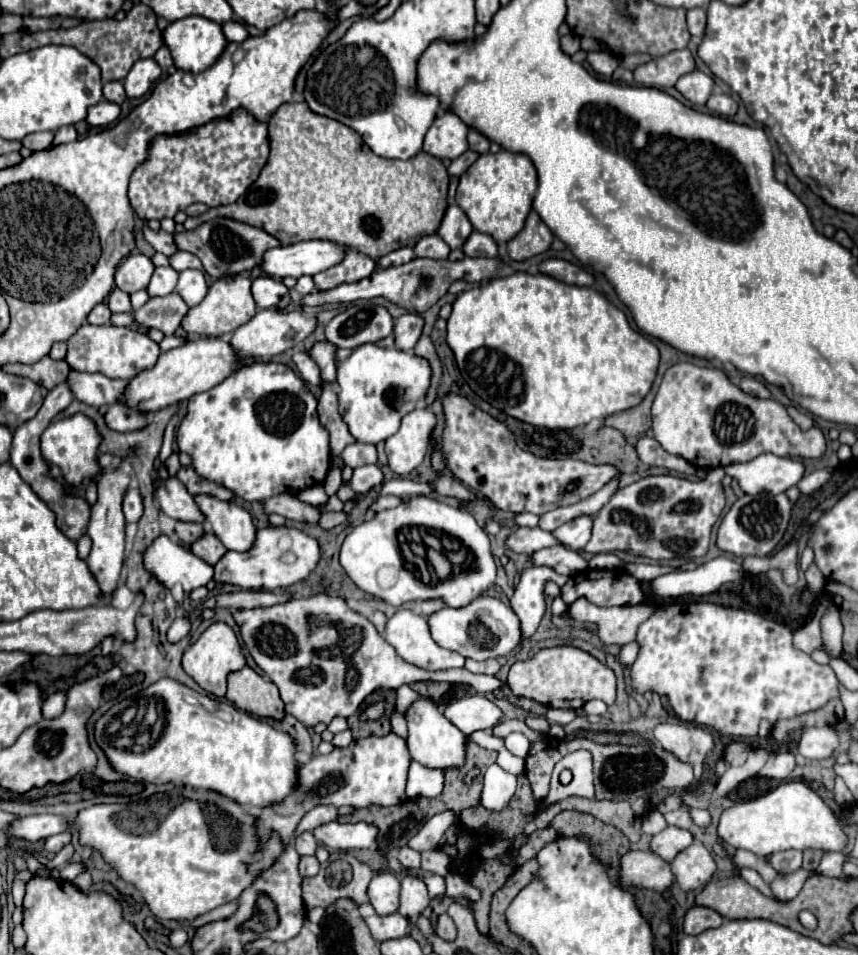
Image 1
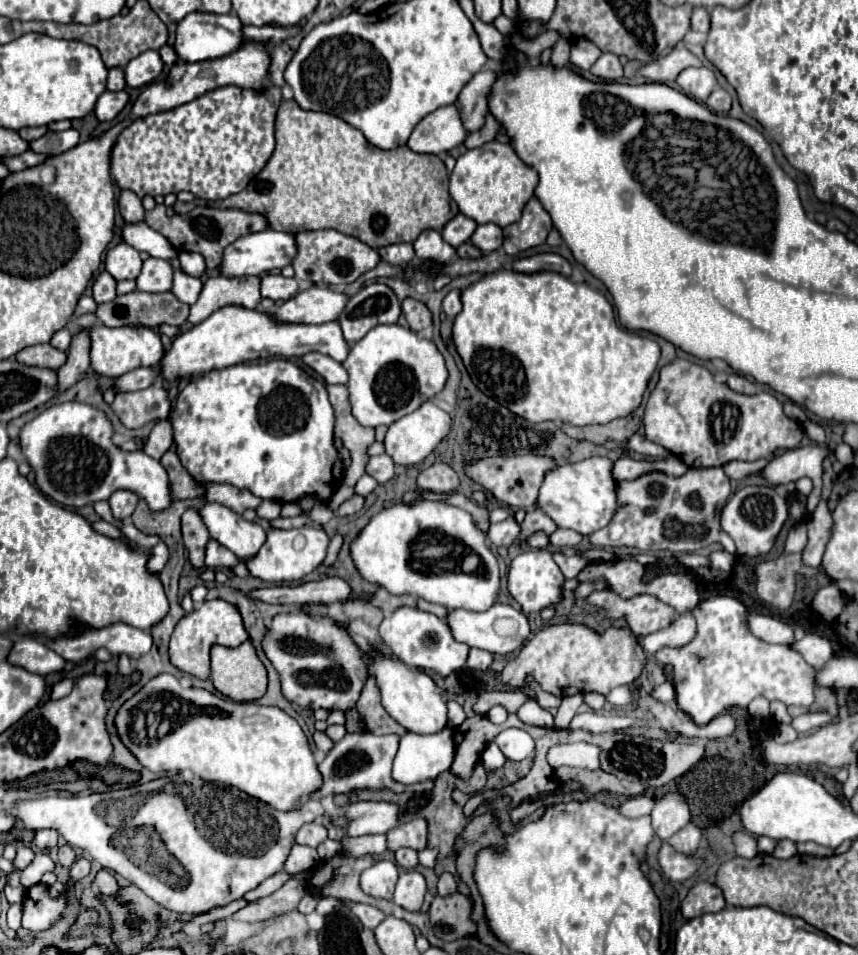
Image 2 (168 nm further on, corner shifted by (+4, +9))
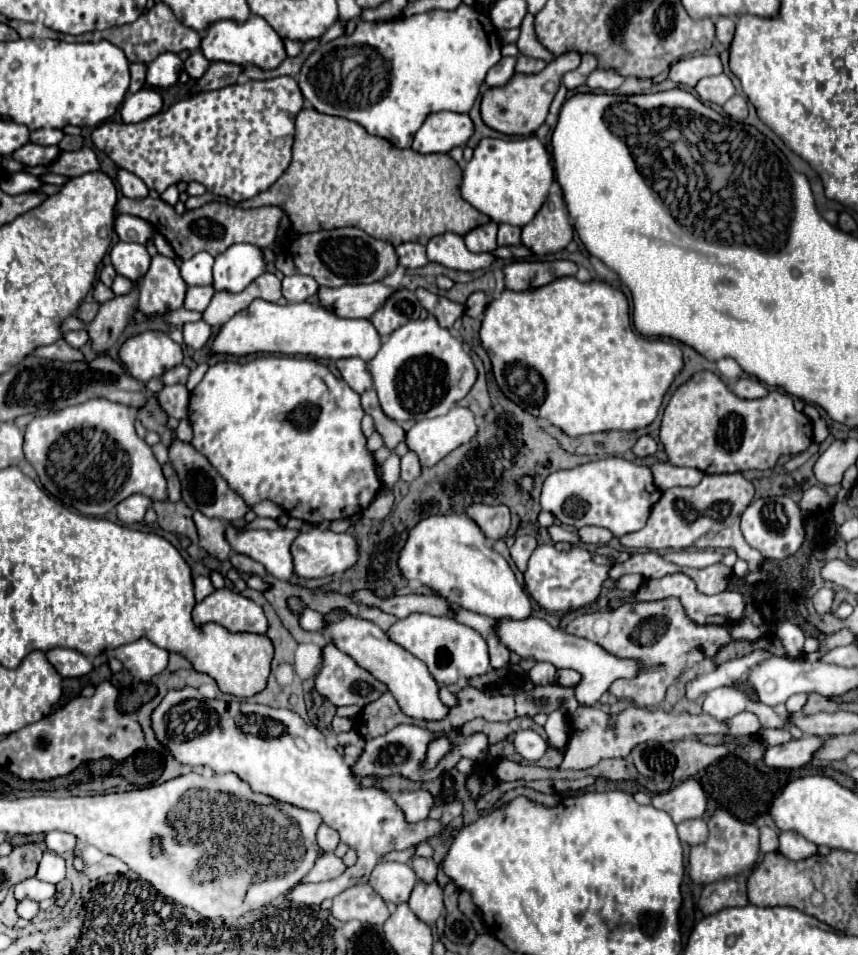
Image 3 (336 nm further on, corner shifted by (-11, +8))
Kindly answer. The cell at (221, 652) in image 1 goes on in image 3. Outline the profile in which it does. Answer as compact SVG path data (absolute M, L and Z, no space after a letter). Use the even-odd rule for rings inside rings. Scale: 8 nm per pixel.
M216 589L192 611L196 627L206 623L218 623L232 633L266 633L266 617L262 607L252 599L228 589Z

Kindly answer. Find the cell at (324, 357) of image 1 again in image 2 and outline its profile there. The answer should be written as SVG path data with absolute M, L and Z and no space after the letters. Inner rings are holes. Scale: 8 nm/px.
M223 306L215 310L205 322L179 334L173 346L165 352L161 374L165 380L197 378L215 368L227 368L241 362L259 358L297 358L309 352L321 352L337 362L343 362L349 354L349 344L343 338L339 322L325 324L287 324L277 322L273 314L249 310L243 306Z

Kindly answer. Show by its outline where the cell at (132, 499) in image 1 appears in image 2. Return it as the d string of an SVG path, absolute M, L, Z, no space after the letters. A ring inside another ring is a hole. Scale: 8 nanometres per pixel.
M129 490L113 492L113 496L109 498L113 518L115 520L127 520L133 514L137 502L139 502L139 496L135 492L129 492Z

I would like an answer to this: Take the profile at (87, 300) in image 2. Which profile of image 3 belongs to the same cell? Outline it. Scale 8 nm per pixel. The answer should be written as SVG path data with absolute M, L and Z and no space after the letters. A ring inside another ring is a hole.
M84 301L82 305L80 305L80 309L78 309L78 319L82 319L86 325L96 317L96 313L98 313L98 309L100 309L100 303L98 301Z

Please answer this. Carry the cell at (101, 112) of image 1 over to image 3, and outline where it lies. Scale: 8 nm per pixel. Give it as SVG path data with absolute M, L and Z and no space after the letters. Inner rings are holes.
M144 87L138 93L126 95L120 115L122 115L124 123L140 123L140 121L156 115L160 111L160 107L162 107L160 93L150 87Z

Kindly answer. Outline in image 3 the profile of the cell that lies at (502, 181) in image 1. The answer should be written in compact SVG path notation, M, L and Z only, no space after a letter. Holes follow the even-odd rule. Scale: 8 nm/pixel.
M534 135L520 139L482 139L464 169L462 197L494 223L524 227L540 211L552 181L554 171L550 157Z

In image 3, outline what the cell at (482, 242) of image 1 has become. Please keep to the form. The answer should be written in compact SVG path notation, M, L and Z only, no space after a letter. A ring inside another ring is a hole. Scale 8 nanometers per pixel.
M502 223L498 225L498 245L518 245L520 243L520 227L516 225L508 225L508 223Z

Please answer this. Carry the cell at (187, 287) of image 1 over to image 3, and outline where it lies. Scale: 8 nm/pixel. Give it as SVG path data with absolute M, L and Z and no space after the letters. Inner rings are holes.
M196 285L188 287L184 307L186 309L194 309L194 311L204 311L208 307L212 295L214 295L212 285L206 285L206 287L196 287Z

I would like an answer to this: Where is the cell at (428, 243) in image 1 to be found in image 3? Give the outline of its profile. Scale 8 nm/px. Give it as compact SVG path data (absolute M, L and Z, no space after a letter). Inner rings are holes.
M444 233L430 239L426 245L428 259L434 263L440 263L448 269L458 271L476 271L476 269L488 269L494 261L492 253L472 253L466 249L464 239L456 233Z

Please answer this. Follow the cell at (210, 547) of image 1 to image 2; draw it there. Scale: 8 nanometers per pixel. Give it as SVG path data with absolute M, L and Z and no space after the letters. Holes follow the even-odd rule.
M209 540L205 564L207 564L209 568L233 568L233 566L239 564L239 560L237 560L237 556L233 556L233 552L229 552L225 546L217 544L215 540Z

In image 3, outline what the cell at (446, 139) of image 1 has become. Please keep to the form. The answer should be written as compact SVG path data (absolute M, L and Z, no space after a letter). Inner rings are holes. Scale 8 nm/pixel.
M430 113L416 133L412 149L418 153L448 153L454 147L464 147L472 133L474 123L468 113Z

